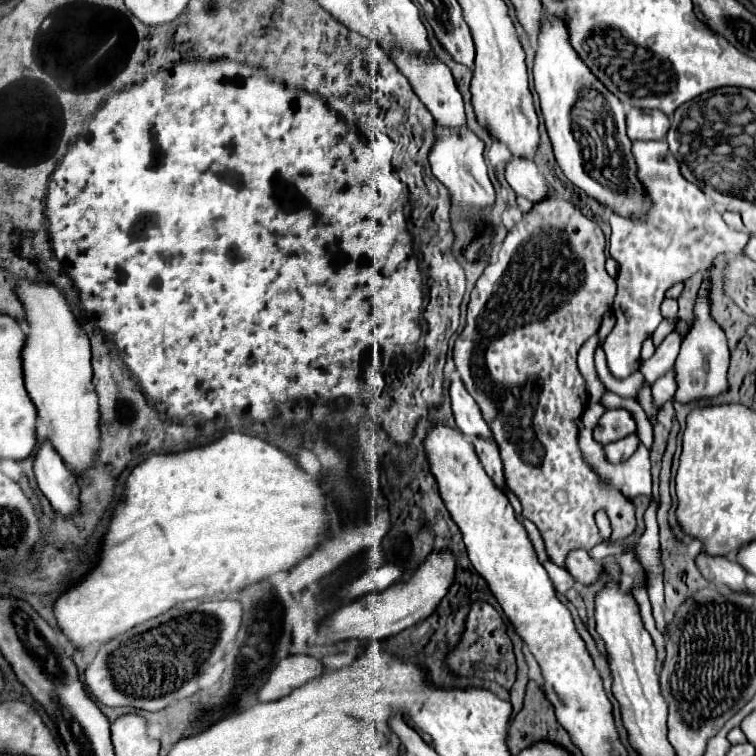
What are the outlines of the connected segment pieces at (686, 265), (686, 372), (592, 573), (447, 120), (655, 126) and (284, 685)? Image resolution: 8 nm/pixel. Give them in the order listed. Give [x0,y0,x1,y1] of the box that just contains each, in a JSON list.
[[604,140,750,378],[674,278,728,404],[564,550,602,584],[392,52,466,126],[626,108,670,140],[260,656,324,702]]

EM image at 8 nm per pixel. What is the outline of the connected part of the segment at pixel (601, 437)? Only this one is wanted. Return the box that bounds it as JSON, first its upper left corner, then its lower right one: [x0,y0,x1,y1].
[594,410,636,446]

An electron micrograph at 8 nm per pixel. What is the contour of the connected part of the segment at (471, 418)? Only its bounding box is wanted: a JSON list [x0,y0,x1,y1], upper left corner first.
[450,380,494,440]

